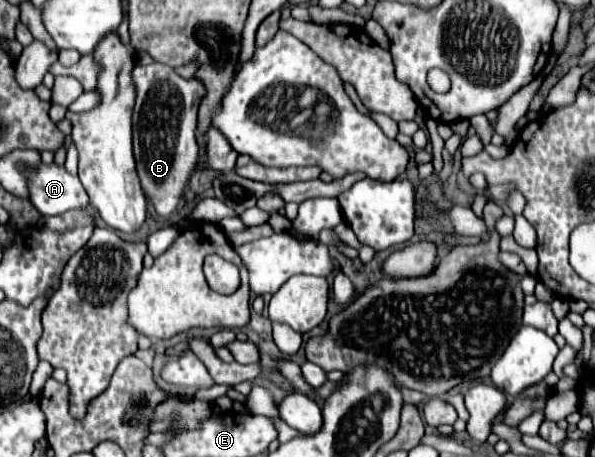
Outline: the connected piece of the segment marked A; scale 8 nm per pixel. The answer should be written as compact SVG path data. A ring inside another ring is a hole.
M18 163L18 169L28 179L32 205L42 215L62 215L88 203L88 195L76 175L70 175L64 165L38 163L34 167Z

